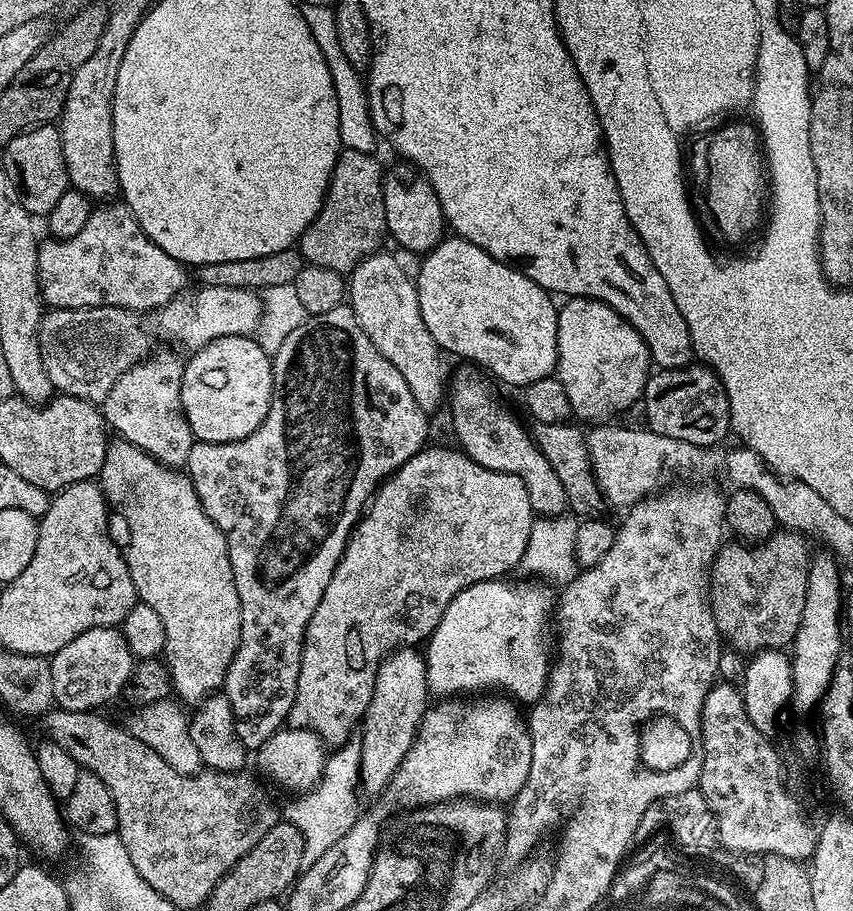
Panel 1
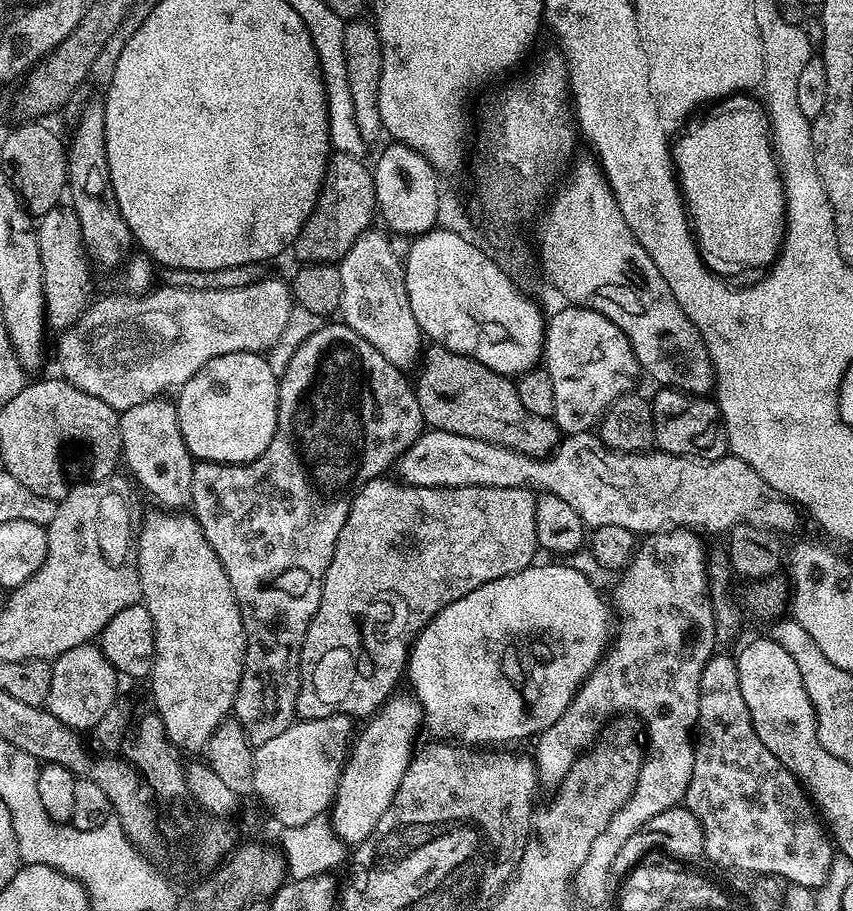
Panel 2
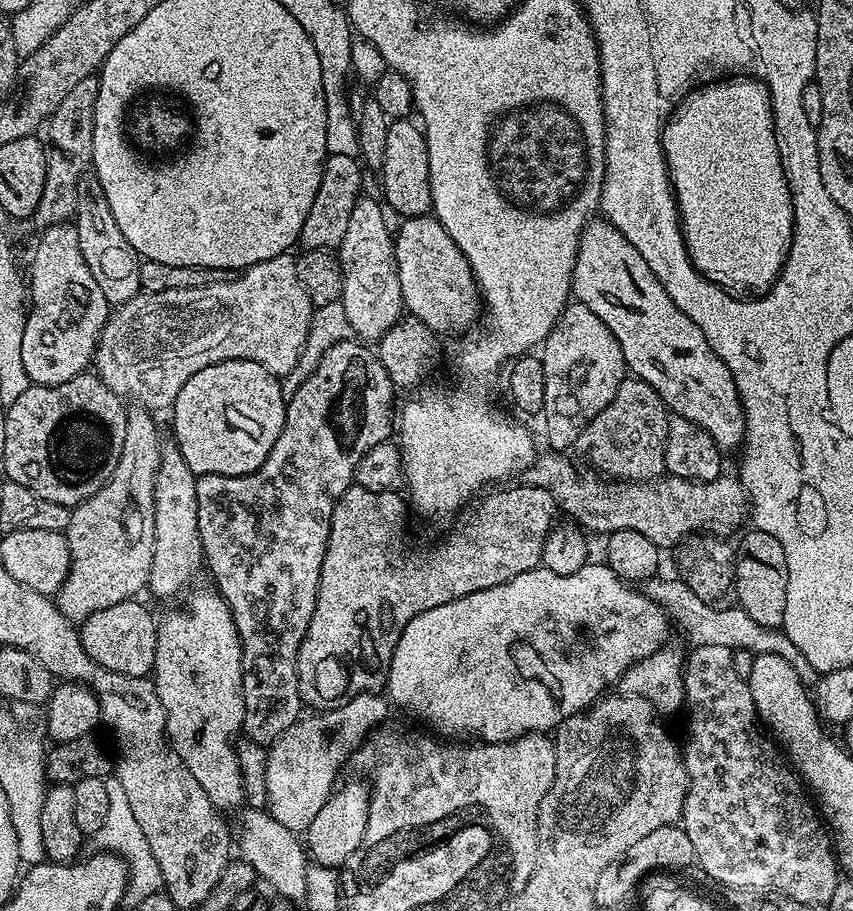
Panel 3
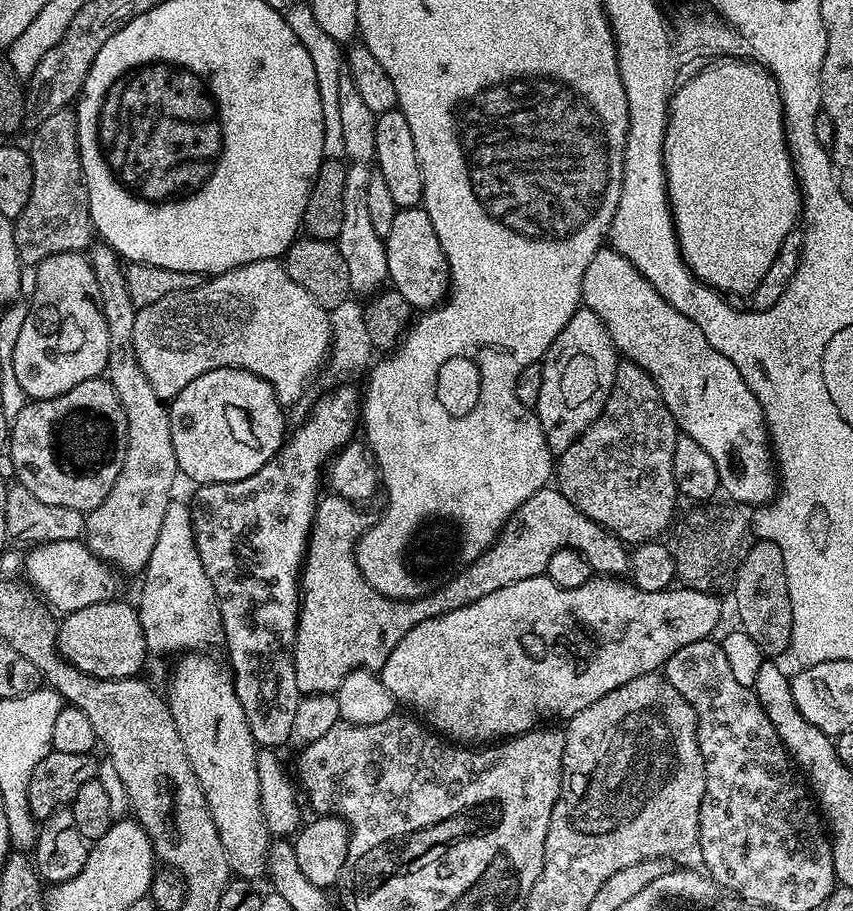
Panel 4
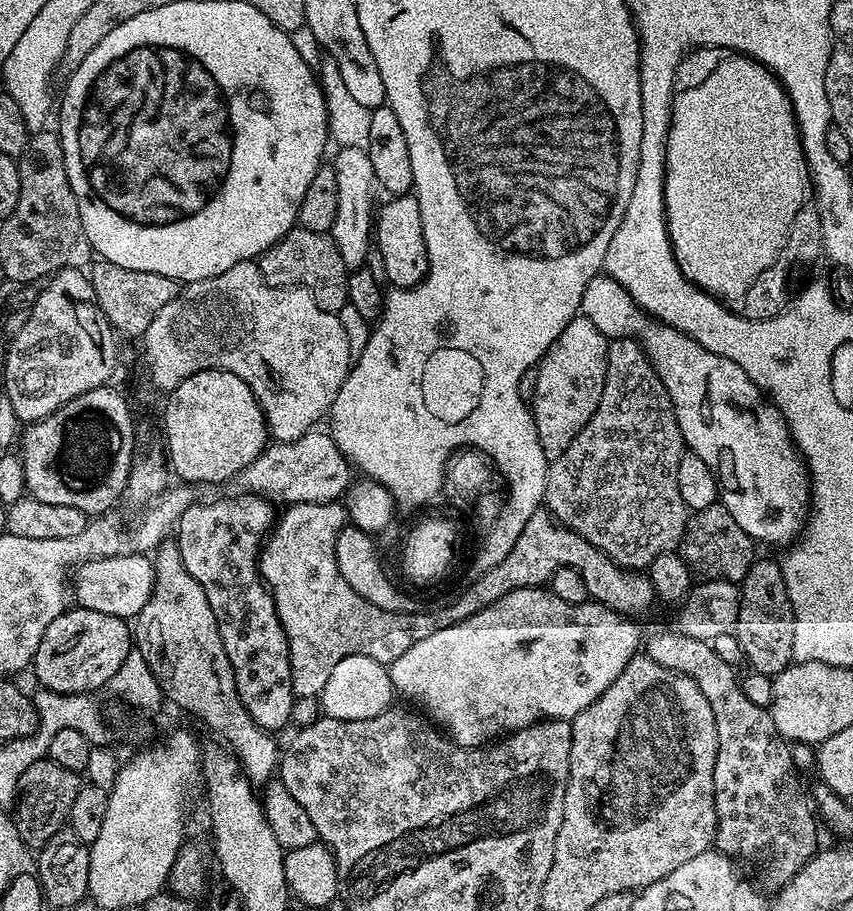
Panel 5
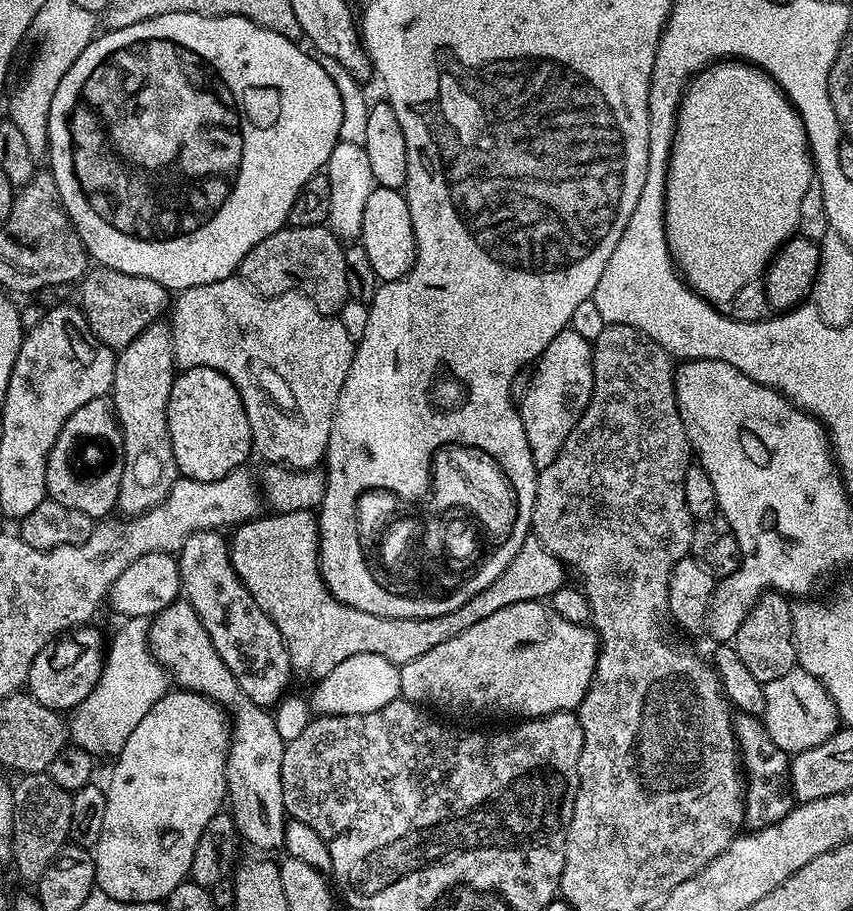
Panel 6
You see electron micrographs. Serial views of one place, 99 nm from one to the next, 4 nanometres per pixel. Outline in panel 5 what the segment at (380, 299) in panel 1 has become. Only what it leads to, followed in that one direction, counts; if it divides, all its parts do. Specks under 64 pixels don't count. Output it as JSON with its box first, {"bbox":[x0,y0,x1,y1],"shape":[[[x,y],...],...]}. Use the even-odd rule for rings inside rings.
{"bbox":[331,148,376,270],"shape":[[[341,148],[335,153],[336,161],[331,161],[334,178],[338,178],[338,212],[334,214],[332,241],[342,254],[342,262],[349,270],[365,267],[364,259],[370,252],[370,241],[374,236],[374,204],[372,208],[372,188],[376,184],[374,168],[370,166],[367,148]]]}

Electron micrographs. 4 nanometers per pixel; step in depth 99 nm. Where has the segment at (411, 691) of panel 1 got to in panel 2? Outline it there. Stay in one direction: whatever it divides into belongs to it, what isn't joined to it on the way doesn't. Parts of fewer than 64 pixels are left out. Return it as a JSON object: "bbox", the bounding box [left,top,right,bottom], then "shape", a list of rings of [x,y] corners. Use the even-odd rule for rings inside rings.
{"bbox":[330,695,424,845],"shape":[[[400,695],[389,696],[380,711],[365,723],[369,724],[361,732],[359,729],[348,753],[330,809],[332,830],[345,845],[363,845],[374,826],[378,826],[414,755],[412,743],[416,740],[416,731],[424,724],[424,711],[415,696]]]}

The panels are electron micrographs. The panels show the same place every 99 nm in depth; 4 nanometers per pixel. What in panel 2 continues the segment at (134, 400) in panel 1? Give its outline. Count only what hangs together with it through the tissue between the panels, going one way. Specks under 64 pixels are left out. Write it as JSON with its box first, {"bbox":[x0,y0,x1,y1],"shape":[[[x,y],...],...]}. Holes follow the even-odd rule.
{"bbox":[119,398,194,510],"shape":[[[157,398],[147,400],[130,410],[119,413],[120,418],[120,442],[122,445],[122,460],[132,471],[131,479],[140,483],[140,488],[153,500],[153,505],[164,510],[184,510],[192,503],[192,469],[194,461],[188,453],[188,448],[182,438],[182,430],[178,426],[176,406],[171,399]]]}

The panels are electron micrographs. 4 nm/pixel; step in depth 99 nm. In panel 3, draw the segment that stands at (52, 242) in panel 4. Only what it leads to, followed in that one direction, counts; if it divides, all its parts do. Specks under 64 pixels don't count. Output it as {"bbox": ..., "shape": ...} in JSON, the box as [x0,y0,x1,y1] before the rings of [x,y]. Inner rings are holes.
{"bbox":[30,74,99,230],"shape":[[[93,74],[82,78],[48,120],[46,125],[46,147],[48,149],[46,186],[38,202],[38,210],[30,217],[37,229],[43,230],[55,224],[69,223],[76,215],[78,182],[90,168],[90,149],[94,138],[94,110],[98,102],[99,75]]]}

